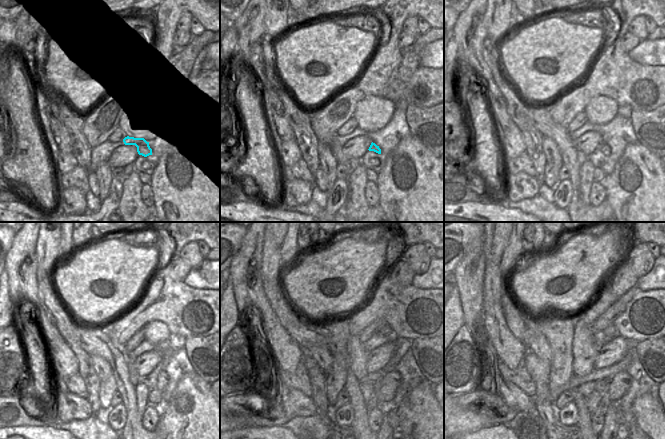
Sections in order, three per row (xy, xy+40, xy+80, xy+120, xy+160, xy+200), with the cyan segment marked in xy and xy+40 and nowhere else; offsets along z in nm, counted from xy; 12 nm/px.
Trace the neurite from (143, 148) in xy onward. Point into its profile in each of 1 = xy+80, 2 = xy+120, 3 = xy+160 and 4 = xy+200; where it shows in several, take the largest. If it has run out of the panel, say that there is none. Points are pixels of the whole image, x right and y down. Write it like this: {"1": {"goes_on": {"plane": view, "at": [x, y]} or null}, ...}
{"1": {"goes_on": {"plane": "xy+80", "at": [606, 149]}}, "2": {"goes_on": {"plane": "xy+120", "at": [162, 379]}}, "3": {"goes_on": {"plane": "xy+160", "at": [390, 381]}}, "4": {"goes_on": {"plane": "xy+200", "at": [621, 382]}}}

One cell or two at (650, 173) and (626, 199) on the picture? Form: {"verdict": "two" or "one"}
{"verdict": "one"}

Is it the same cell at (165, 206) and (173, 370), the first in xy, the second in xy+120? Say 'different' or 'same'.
different

